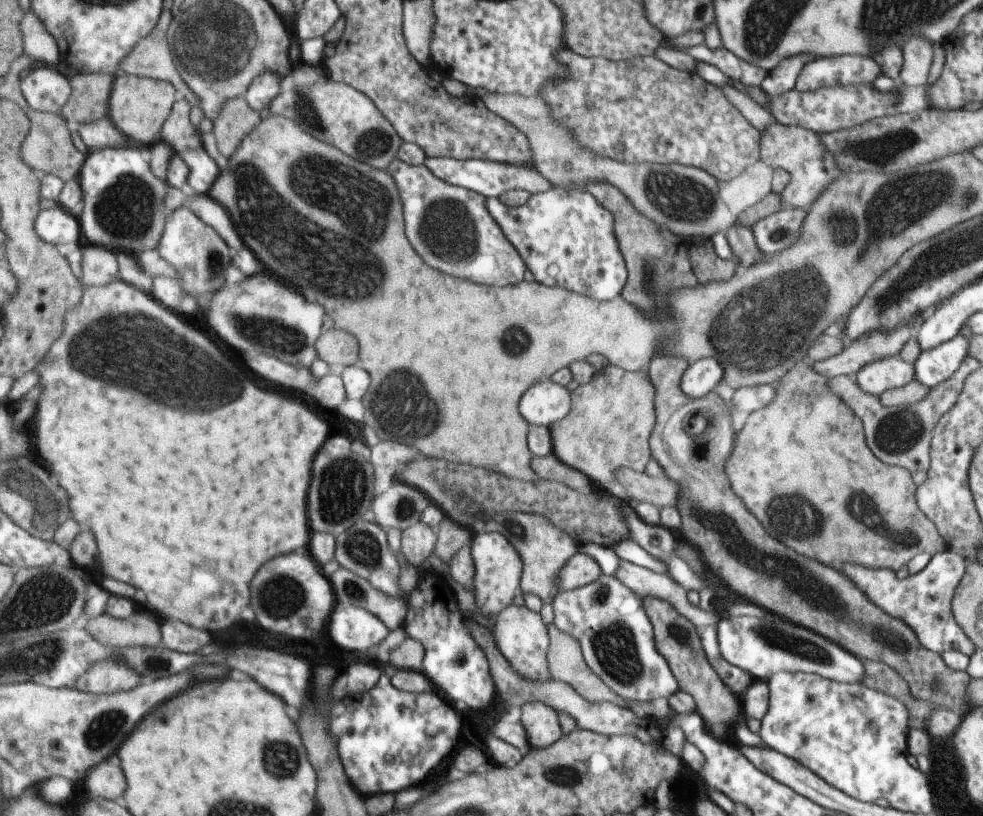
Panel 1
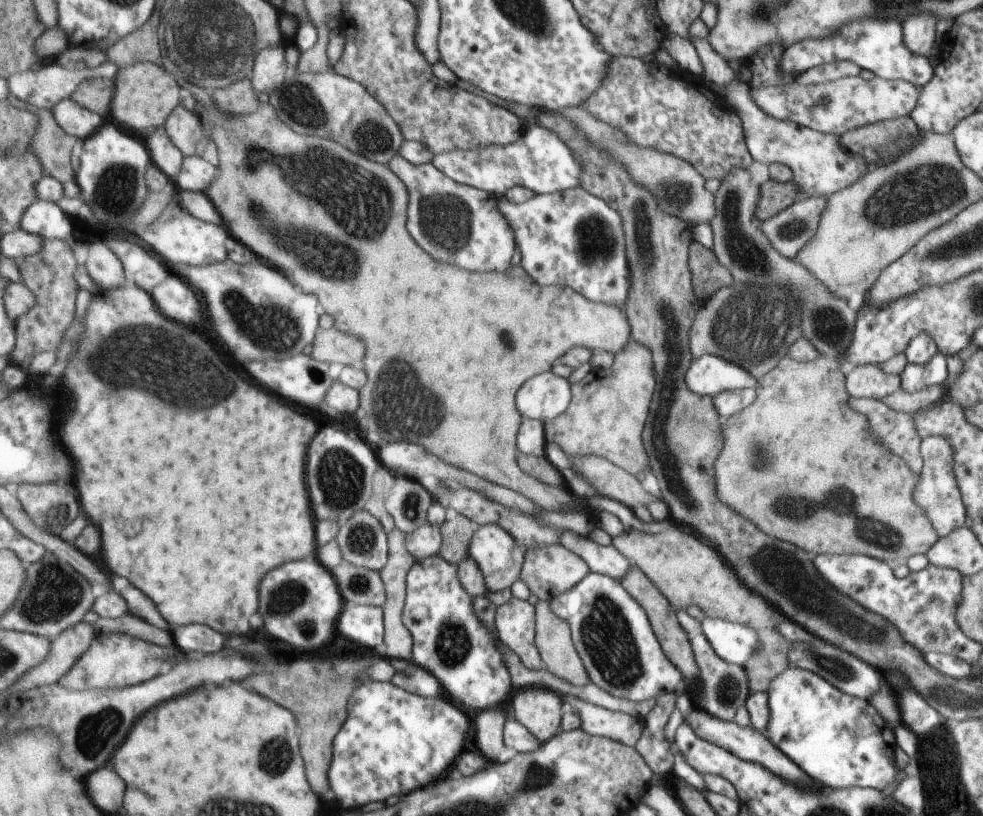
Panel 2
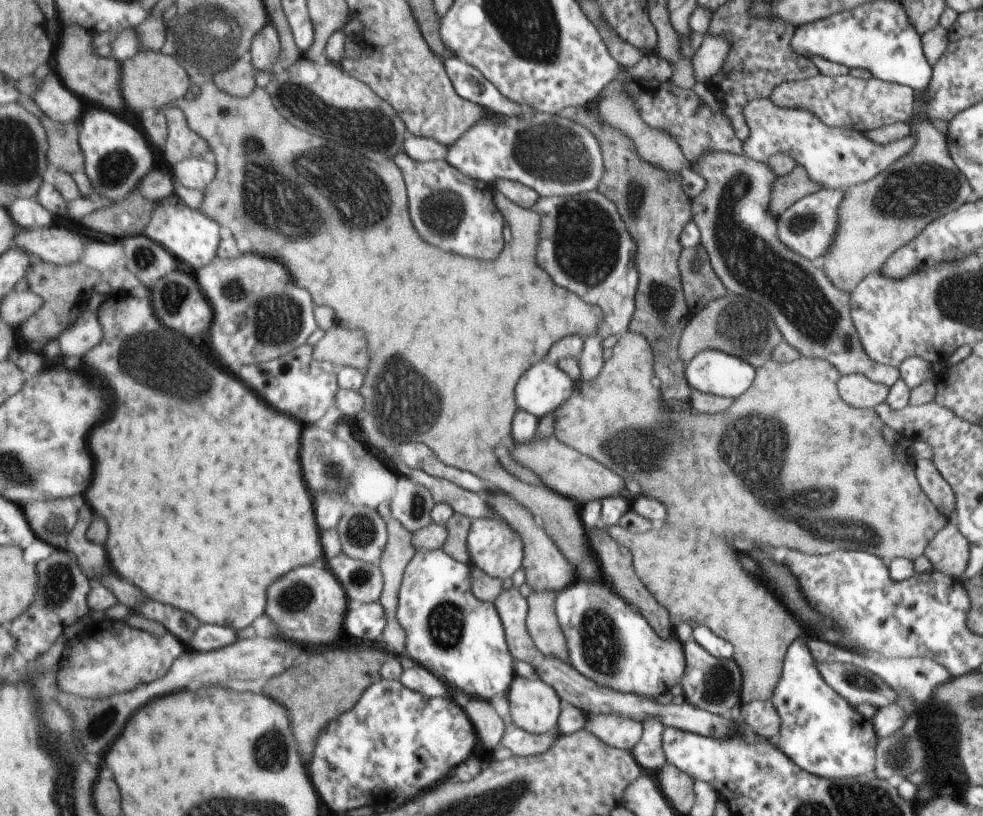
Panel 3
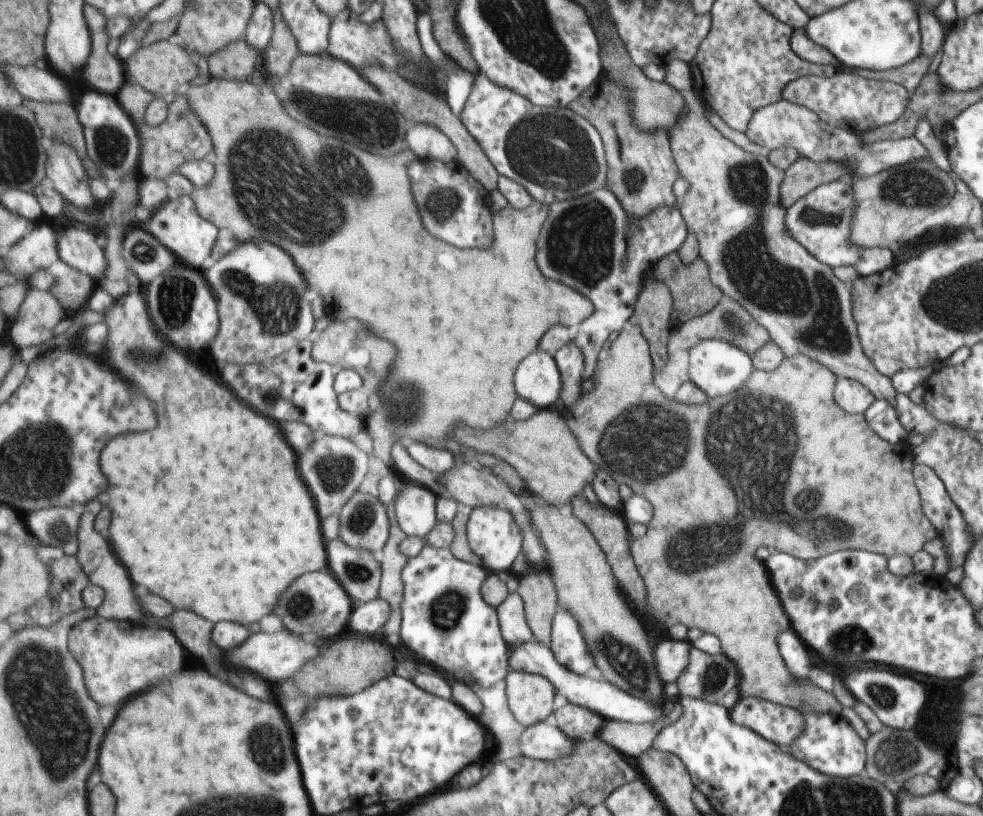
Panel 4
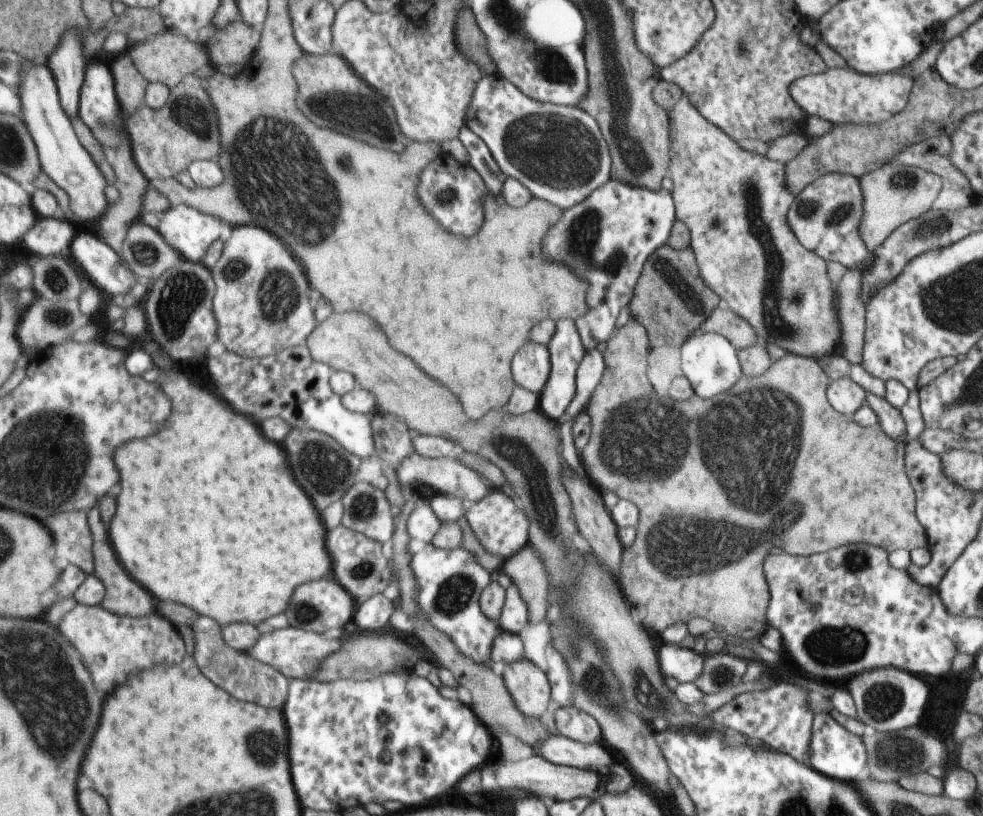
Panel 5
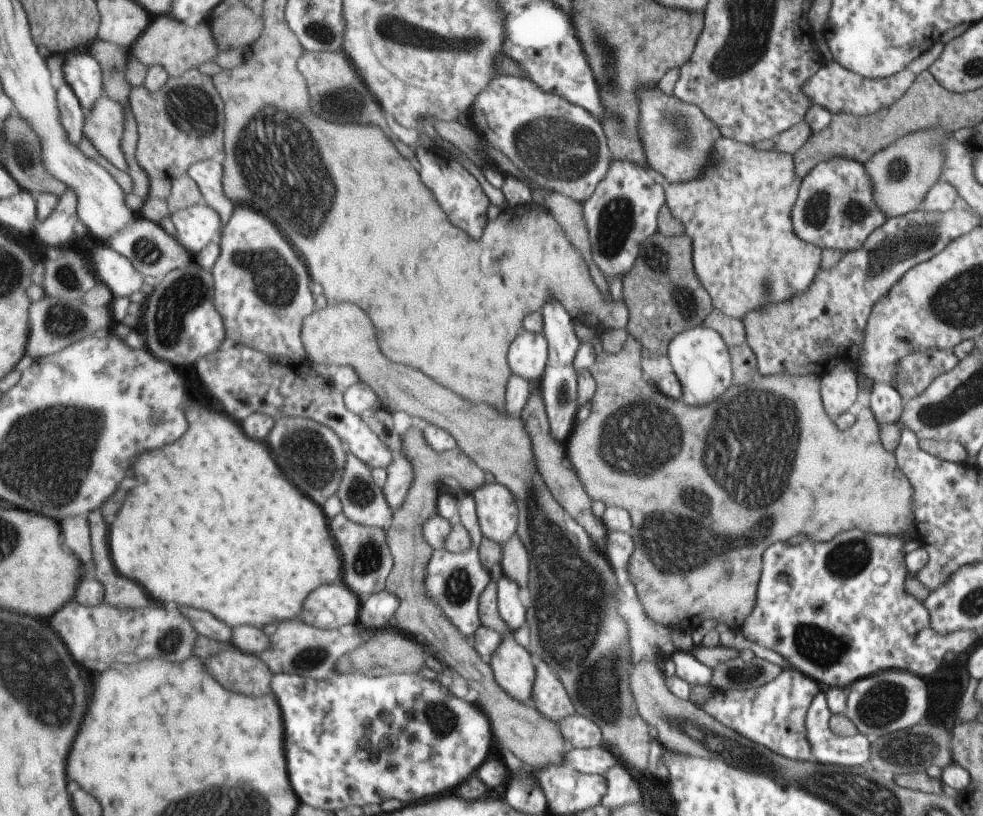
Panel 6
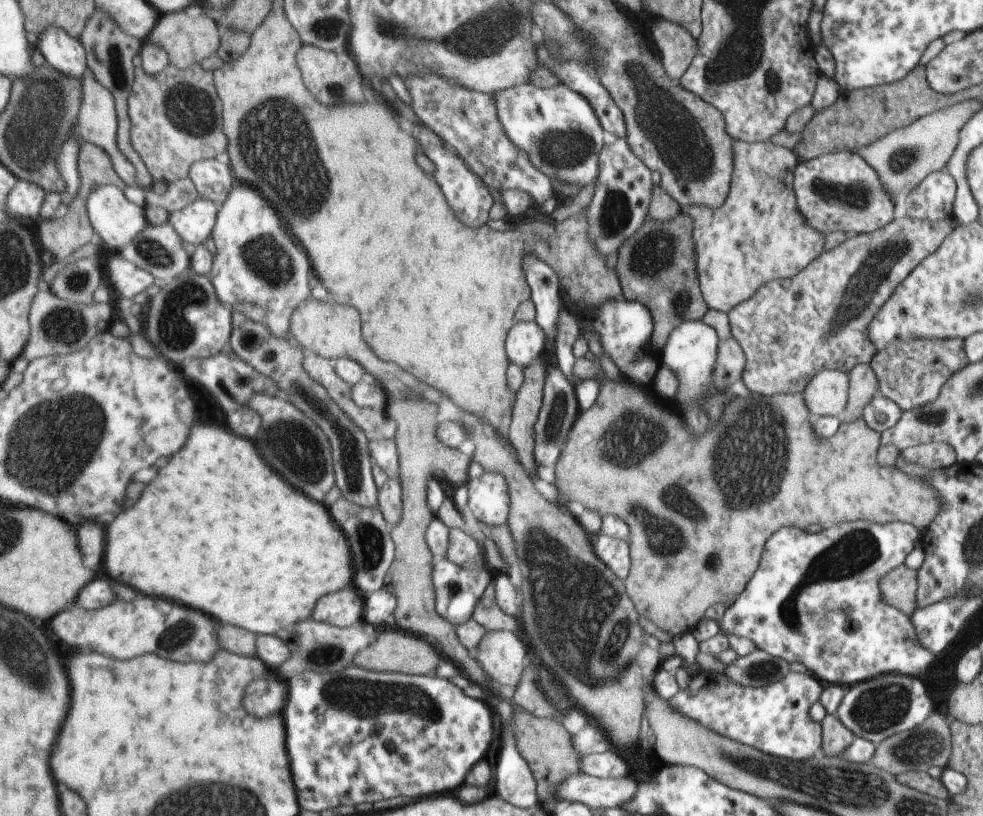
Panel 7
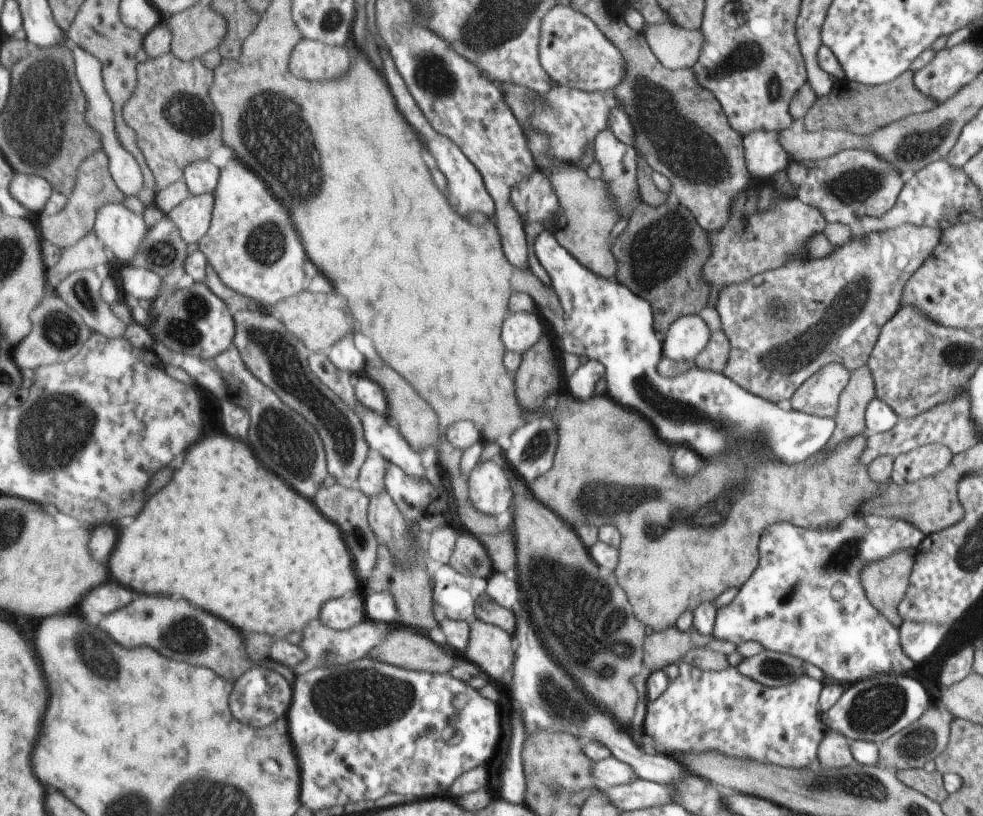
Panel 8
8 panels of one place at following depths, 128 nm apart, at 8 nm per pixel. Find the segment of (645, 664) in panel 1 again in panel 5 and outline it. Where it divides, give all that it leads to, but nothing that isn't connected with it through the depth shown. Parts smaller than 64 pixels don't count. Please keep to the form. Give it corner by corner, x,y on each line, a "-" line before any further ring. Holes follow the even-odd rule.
550,639
544,648
545,672
552,688
552,699
556,706
567,706
571,704
573,694
572,680
568,671
567,661
559,649
554,649
-
667,643
658,648
658,664
662,674
675,678
678,683
693,683
703,671
703,662
703,656
692,649

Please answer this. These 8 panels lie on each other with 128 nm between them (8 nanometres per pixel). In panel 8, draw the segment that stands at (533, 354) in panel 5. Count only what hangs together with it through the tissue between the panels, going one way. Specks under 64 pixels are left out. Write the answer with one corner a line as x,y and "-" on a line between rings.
536,311
509,314
505,328
501,328
501,336
505,336
505,348
522,355
539,340
543,324
542,317

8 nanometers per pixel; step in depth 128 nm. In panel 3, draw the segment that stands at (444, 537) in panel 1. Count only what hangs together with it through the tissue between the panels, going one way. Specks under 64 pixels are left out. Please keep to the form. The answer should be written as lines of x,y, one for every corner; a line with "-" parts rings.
453,513
444,525
447,538
445,538
445,542
440,547
442,552
447,553
452,560
460,561
461,564
466,566
471,565
466,546
466,536
471,522
472,519

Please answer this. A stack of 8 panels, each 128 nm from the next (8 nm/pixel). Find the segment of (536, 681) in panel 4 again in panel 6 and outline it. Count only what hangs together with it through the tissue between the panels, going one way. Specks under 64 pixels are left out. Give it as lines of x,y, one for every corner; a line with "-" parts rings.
511,633
503,635
496,648
487,661
496,683
515,700
530,701
535,684
534,656
517,644

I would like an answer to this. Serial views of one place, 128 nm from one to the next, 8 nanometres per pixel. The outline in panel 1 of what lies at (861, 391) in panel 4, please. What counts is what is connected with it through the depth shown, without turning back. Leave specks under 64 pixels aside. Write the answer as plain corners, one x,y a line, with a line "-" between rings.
893,355
866,364
852,375
861,391
878,397
888,389
912,382
915,370
913,364
905,362
899,355

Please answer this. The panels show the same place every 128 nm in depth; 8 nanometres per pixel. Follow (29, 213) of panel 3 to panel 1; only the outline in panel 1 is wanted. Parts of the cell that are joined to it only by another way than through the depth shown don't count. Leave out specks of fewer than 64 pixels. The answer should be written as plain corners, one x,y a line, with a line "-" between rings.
61,205
40,210
36,231
42,239
63,248
76,246
77,236
83,233
79,218

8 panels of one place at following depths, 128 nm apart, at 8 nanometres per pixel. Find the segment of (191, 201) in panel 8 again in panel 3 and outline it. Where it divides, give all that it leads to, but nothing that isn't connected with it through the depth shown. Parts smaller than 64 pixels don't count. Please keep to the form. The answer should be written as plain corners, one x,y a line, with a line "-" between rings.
174,193
156,204
144,234
153,242
161,244
177,260
191,265
196,273
220,256
222,232
223,229
215,220
208,218
201,210
191,208

